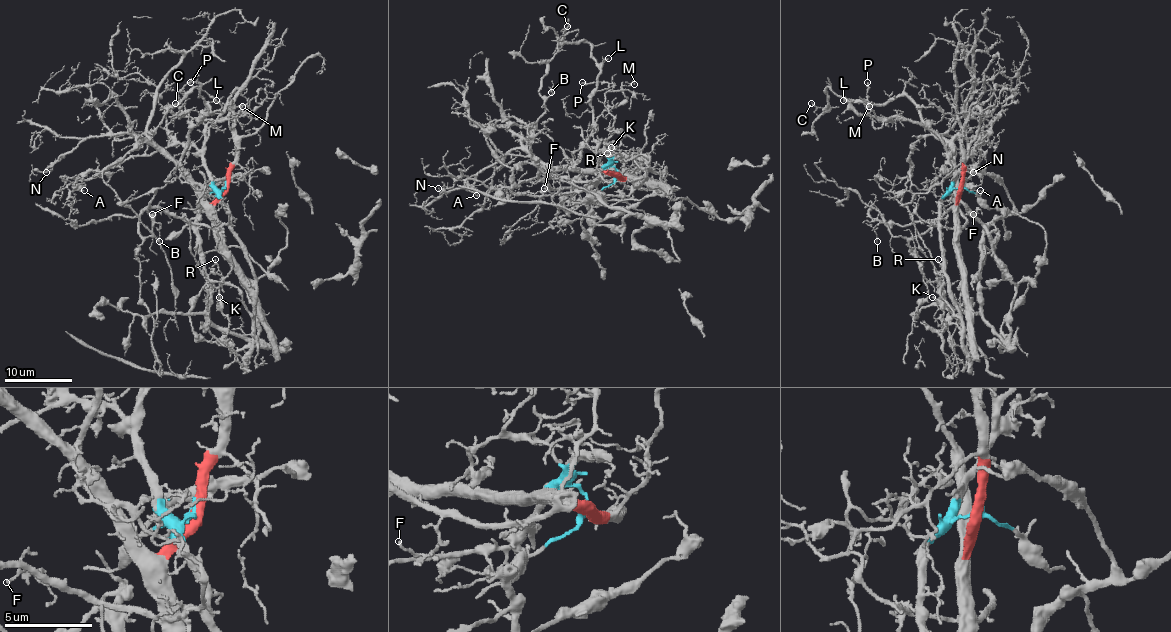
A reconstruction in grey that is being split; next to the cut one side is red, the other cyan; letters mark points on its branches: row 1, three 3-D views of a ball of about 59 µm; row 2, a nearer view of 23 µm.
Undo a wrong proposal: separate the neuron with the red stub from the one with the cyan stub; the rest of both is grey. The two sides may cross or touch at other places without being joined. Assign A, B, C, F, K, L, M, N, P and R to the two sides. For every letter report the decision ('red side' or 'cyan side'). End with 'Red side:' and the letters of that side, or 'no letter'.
A: cyan side
B: red side
C: red side
F: red side
K: cyan side
L: red side
M: red side
N: red side
P: red side
R: cyan side
Red side: B, C, F, L, M, N, P

